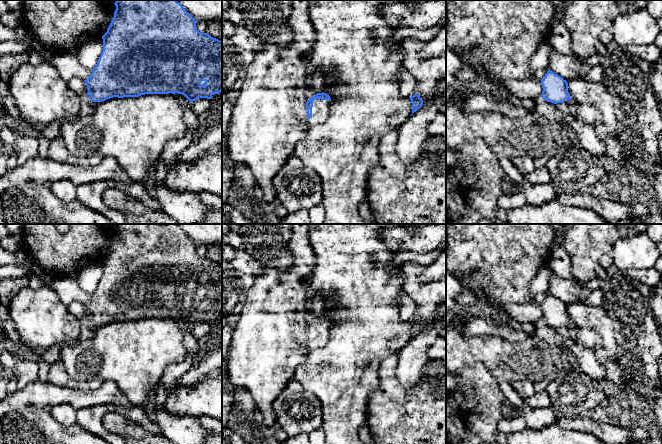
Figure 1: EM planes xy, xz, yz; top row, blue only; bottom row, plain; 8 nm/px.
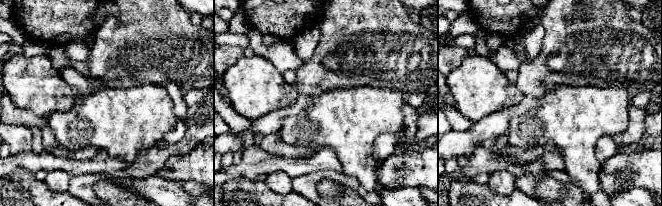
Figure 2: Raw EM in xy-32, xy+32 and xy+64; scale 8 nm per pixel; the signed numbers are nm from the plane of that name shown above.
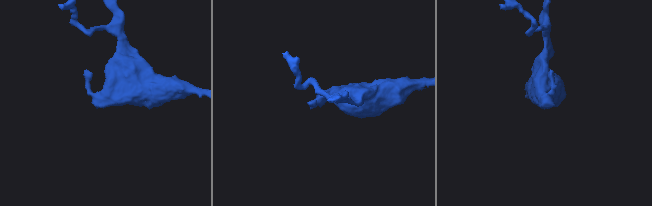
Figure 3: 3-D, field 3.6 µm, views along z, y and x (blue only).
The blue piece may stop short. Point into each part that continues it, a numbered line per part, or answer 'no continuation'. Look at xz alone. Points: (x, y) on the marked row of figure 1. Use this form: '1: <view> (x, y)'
1: xz (320, 111)

